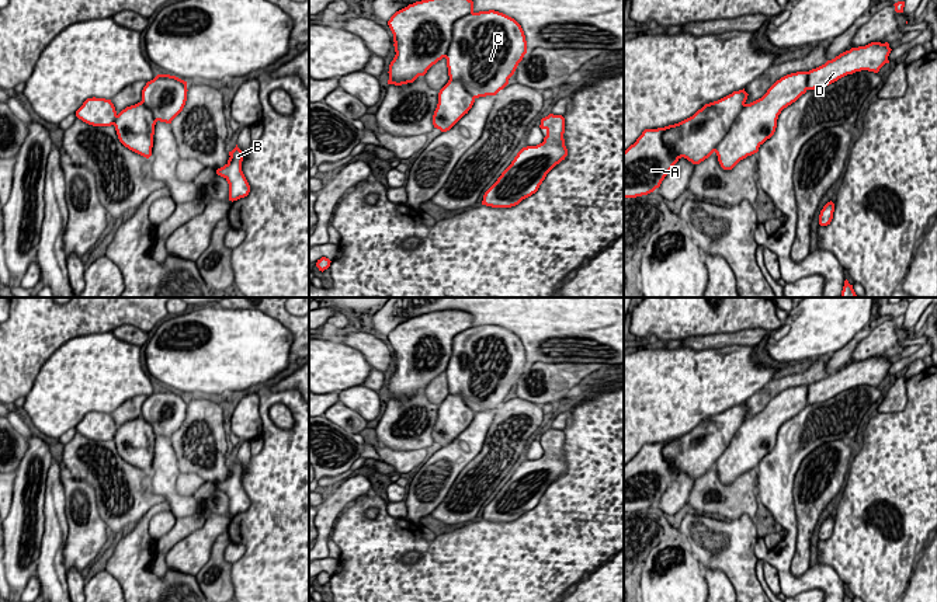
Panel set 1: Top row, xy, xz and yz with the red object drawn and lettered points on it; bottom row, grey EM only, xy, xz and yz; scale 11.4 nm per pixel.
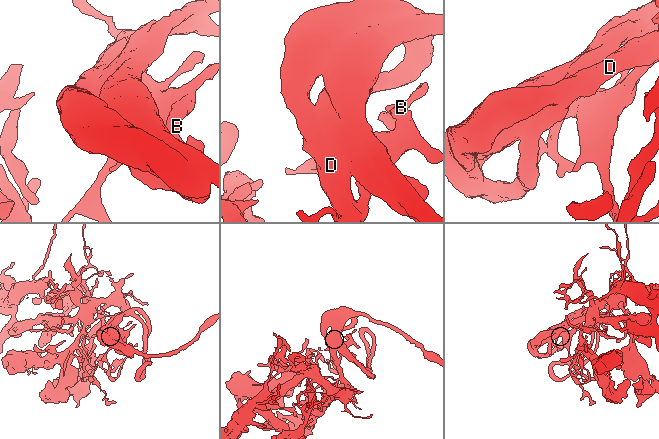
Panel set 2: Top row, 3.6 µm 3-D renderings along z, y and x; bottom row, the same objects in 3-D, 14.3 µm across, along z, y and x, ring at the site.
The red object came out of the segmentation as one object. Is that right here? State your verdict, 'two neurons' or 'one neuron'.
one neuron

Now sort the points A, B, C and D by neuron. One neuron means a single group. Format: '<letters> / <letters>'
A B C D

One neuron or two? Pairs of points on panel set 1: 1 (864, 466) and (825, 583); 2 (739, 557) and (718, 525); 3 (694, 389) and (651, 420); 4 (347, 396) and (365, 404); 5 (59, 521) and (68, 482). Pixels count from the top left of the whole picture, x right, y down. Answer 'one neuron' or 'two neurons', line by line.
1: two neurons
2: one neuron
3: one neuron
4: one neuron
5: two neurons

